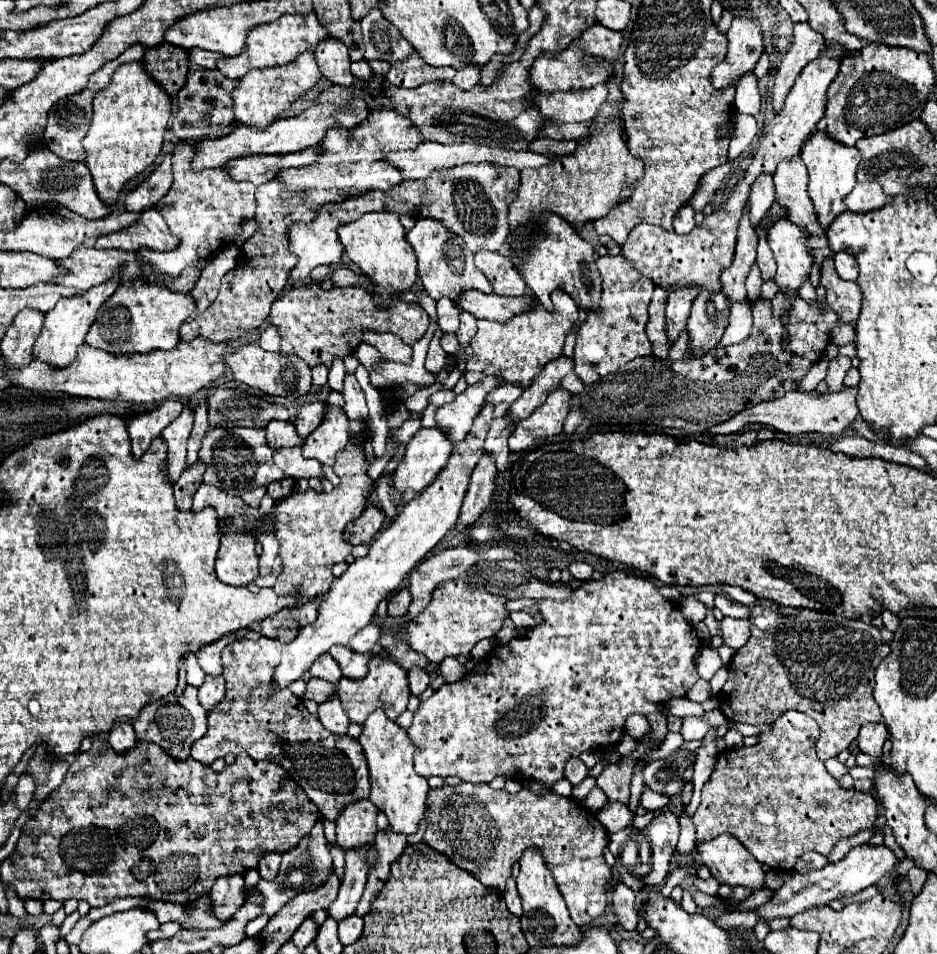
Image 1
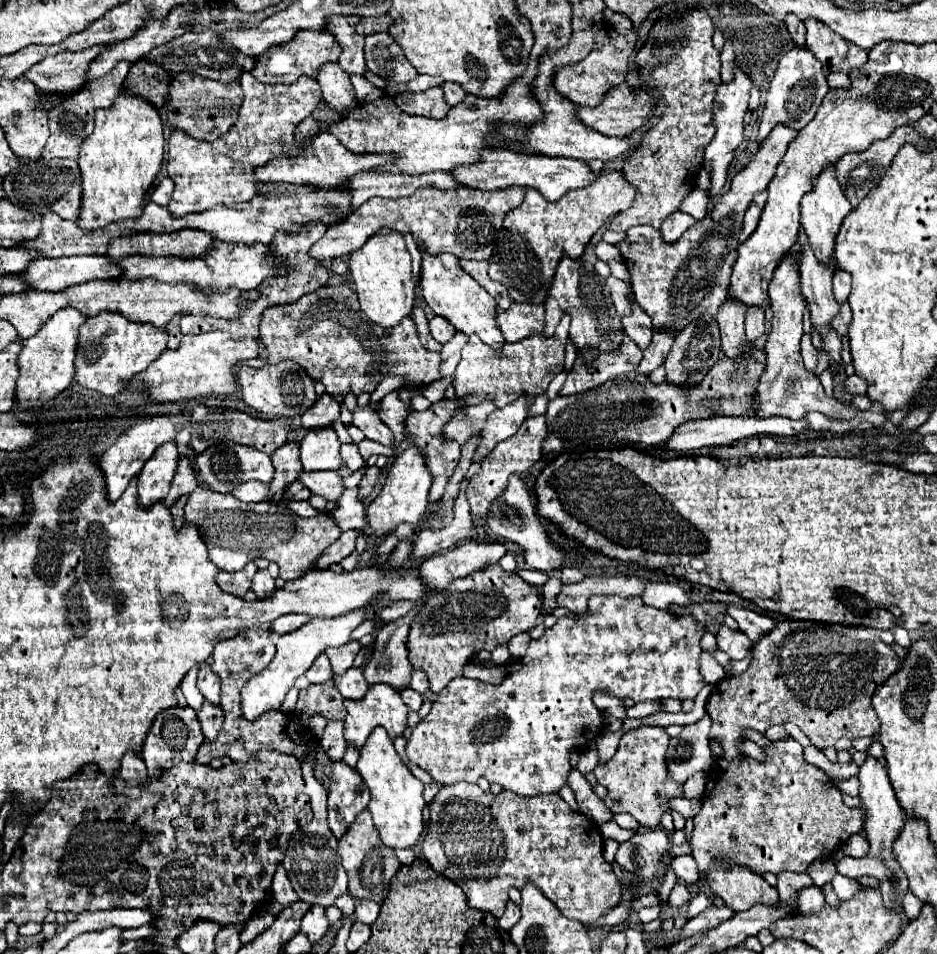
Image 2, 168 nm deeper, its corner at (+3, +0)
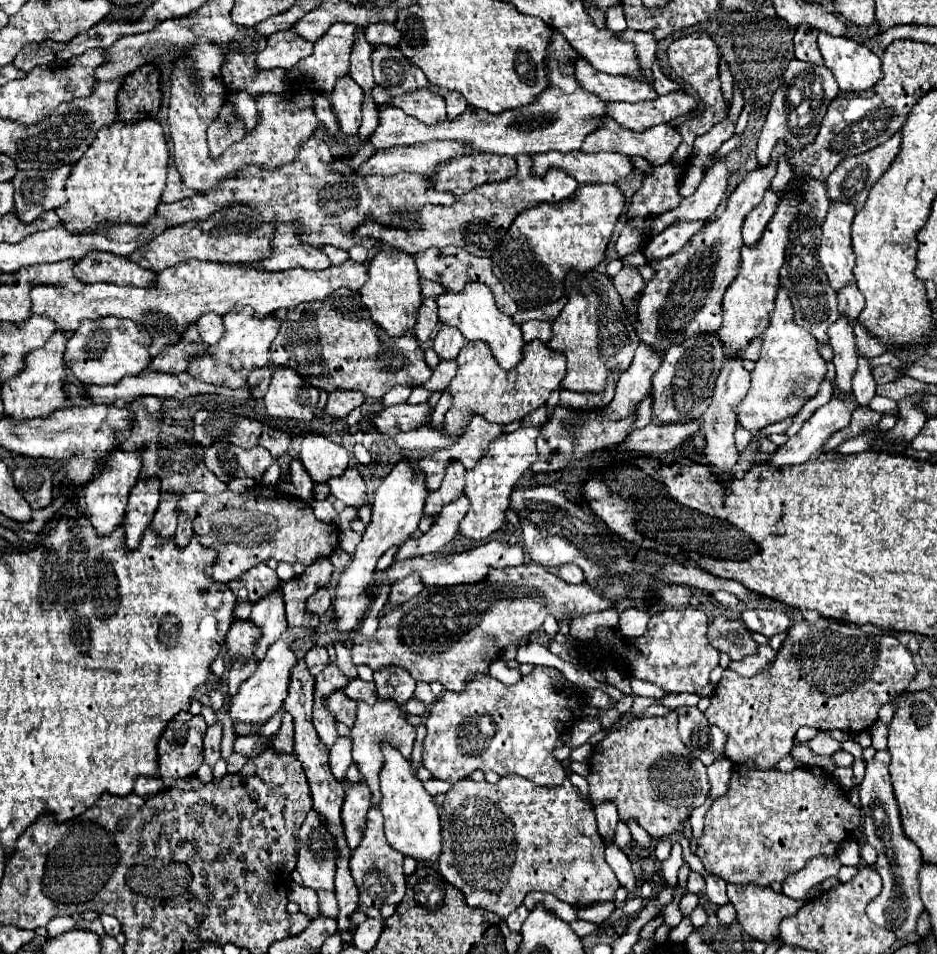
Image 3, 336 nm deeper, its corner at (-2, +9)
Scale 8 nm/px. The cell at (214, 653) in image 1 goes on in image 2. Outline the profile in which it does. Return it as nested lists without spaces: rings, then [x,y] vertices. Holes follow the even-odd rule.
[[[210,664],[198,666],[198,688],[206,700],[220,704],[220,678],[216,678],[216,672],[210,668]]]

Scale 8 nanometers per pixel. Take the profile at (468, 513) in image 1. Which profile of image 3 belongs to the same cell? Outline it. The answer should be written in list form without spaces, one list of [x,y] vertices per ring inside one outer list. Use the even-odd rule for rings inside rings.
[[[461,495],[457,501],[445,505],[439,519],[435,521],[435,525],[423,537],[409,539],[397,549],[395,561],[405,561],[409,557],[421,557],[421,555],[437,553],[443,545],[447,545],[457,535],[459,523],[465,517],[467,507],[469,507],[469,501],[465,495]]]

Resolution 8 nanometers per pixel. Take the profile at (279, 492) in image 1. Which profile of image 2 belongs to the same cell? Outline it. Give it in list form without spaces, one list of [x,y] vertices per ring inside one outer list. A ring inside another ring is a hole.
[[[294,482],[294,486],[290,486],[290,490],[286,490],[282,498],[284,500],[308,500],[310,490],[306,486],[302,486],[300,482]]]

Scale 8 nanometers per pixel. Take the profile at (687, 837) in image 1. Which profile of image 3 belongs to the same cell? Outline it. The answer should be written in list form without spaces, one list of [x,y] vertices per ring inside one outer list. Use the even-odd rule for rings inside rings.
[[[691,871],[689,879],[687,879],[687,891],[695,893],[695,895],[701,895],[705,891],[705,879],[699,873],[693,873]]]

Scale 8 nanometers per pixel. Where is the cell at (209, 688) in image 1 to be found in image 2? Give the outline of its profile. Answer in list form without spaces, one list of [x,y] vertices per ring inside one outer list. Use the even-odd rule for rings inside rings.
[[[204,700],[200,712],[198,712],[198,720],[200,720],[200,726],[202,726],[202,732],[204,732],[204,738],[206,740],[216,740],[218,736],[218,730],[224,722],[222,718],[222,708],[220,706],[212,706],[212,702]]]

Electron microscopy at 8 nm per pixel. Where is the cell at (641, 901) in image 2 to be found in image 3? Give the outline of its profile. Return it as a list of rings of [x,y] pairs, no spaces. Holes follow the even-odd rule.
[[[612,901],[597,903],[591,907],[579,909],[578,919],[594,922],[600,925],[614,910],[615,905]]]

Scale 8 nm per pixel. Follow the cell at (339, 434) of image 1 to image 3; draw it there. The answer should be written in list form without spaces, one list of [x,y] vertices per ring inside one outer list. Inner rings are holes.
[[[307,433],[303,437],[299,459],[315,483],[327,483],[349,467],[349,451],[319,433]]]

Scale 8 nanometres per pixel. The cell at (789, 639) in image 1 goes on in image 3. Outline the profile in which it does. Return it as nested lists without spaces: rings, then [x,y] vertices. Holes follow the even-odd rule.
[[[819,619],[815,623],[799,621],[787,633],[789,639],[779,649],[777,659],[771,665],[771,671],[747,679],[731,669],[725,669],[721,681],[713,691],[705,717],[711,725],[717,725],[721,731],[729,735],[725,753],[733,763],[753,761],[765,769],[773,767],[781,757],[789,755],[795,733],[803,725],[815,727],[817,731],[867,731],[877,721],[879,709],[891,697],[899,695],[917,675],[913,657],[907,651],[907,647],[903,647],[897,637],[887,633],[865,631],[857,625],[831,625],[827,623],[827,619]]]

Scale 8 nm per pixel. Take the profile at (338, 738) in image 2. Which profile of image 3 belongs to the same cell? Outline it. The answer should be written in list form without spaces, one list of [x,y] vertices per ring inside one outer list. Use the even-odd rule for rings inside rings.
[[[339,737],[335,745],[329,751],[329,763],[331,763],[331,773],[337,781],[345,781],[345,773],[349,769],[351,761],[351,739],[349,737]]]

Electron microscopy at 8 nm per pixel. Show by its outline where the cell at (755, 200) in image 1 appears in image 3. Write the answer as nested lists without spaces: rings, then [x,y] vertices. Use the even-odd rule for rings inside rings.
[[[769,189],[763,197],[763,201],[747,215],[745,223],[743,223],[743,241],[747,247],[753,247],[759,239],[761,239],[761,233],[765,231],[767,223],[771,221],[775,209],[777,209],[777,201],[779,197]]]

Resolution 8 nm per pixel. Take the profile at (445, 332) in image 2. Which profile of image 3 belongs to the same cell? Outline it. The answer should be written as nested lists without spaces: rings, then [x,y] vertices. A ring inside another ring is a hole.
[[[441,325],[433,341],[433,349],[443,361],[457,359],[457,353],[461,351],[463,345],[465,345],[465,337],[459,333],[459,329],[453,329],[449,325]]]

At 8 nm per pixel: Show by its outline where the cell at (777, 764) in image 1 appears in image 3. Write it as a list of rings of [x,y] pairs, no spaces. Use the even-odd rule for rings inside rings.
[[[737,765],[731,777],[727,795],[717,799],[705,815],[703,835],[697,841],[695,855],[703,861],[705,869],[727,883],[761,885],[769,887],[773,881],[783,883],[787,875],[803,869],[815,855],[835,855],[839,845],[861,825],[861,813],[845,797],[845,791],[831,775],[815,777],[809,769],[799,767],[789,773],[779,771],[749,771]]]

